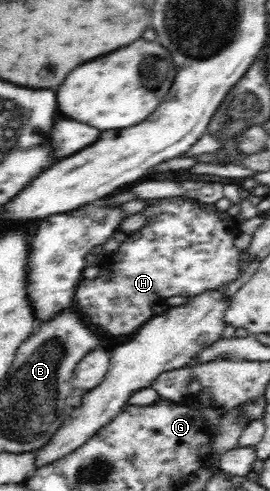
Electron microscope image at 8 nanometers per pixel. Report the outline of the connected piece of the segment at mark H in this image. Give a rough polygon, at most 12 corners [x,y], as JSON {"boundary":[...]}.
{"boundary":[[154,199],[73,298],[106,335],[240,276],[240,230]]}

